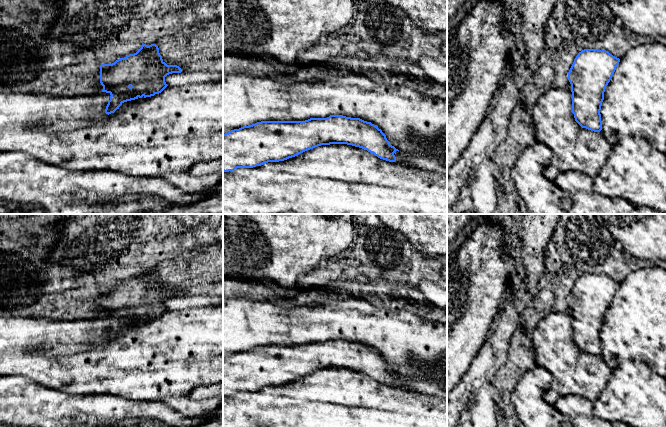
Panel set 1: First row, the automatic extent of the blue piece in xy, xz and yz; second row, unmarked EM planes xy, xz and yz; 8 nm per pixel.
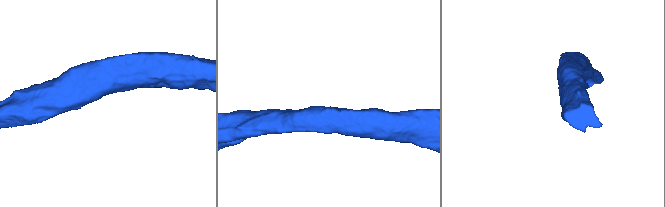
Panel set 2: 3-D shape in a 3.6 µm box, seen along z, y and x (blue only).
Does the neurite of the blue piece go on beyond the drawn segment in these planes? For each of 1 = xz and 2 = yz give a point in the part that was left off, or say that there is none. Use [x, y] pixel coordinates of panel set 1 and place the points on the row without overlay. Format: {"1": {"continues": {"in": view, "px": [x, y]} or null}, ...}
{"1": {"continues": null}, "2": {"continues": null}}

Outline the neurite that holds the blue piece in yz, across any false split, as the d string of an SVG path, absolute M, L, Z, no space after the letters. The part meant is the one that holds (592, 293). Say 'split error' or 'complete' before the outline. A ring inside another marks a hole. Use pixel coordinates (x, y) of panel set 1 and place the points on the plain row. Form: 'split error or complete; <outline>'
complete; M584 273L578 277L568 296L575 345L594 356L602 354L601 330L606 310L620 283L606 274Z

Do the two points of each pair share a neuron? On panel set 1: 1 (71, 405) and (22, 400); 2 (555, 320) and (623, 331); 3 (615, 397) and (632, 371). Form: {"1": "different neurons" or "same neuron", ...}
{"1": "same neuron", "2": "different neurons", "3": "same neuron"}

